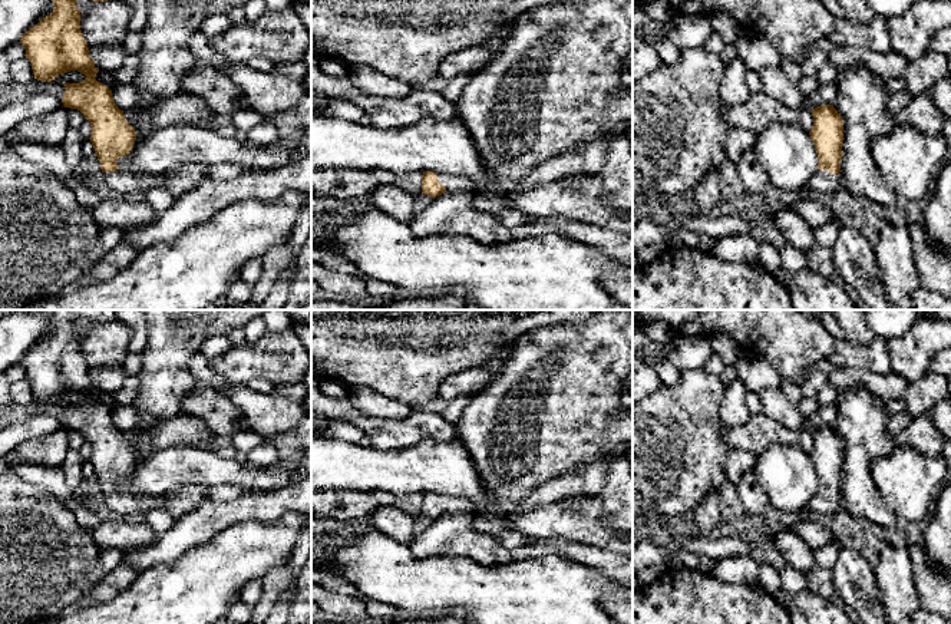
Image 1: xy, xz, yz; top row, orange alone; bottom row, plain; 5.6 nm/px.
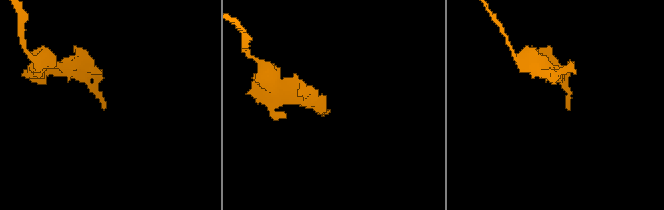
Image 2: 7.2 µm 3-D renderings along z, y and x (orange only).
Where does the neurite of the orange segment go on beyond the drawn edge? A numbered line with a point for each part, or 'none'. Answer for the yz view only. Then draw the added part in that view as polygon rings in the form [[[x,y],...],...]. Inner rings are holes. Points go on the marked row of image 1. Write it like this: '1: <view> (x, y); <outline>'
1: yz (822, 181); [[[818,169],[812,179],[806,184],[806,189],[816,192],[842,194],[841,178],[838,174],[829,174],[825,169]]]

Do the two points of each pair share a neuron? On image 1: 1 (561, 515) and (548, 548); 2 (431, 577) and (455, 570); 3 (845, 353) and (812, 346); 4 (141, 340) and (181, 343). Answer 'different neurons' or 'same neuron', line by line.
1: different neurons
2: same neuron
3: different neurons
4: different neurons

